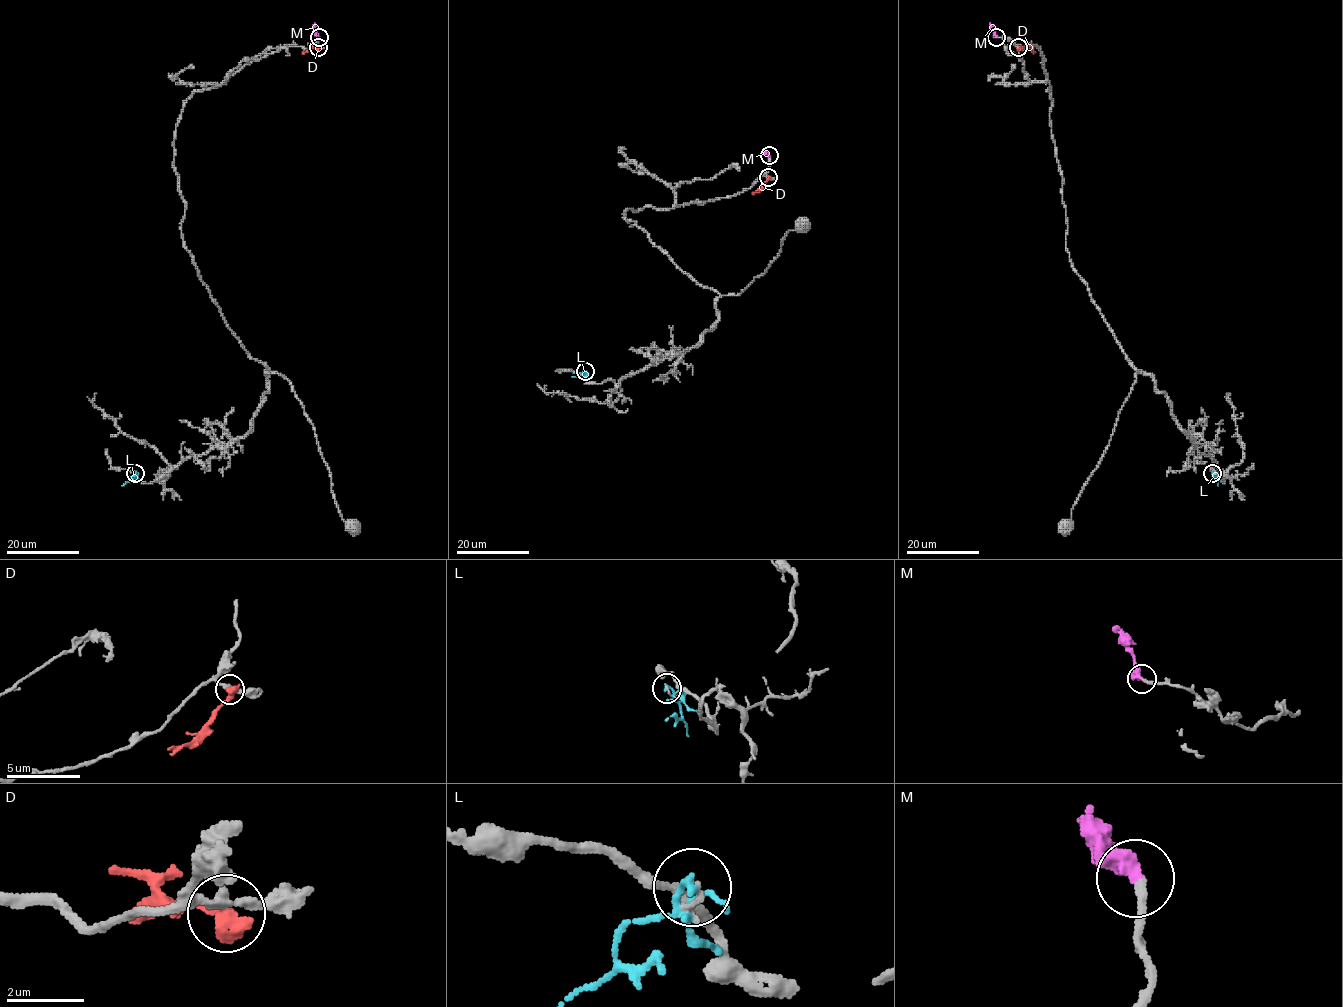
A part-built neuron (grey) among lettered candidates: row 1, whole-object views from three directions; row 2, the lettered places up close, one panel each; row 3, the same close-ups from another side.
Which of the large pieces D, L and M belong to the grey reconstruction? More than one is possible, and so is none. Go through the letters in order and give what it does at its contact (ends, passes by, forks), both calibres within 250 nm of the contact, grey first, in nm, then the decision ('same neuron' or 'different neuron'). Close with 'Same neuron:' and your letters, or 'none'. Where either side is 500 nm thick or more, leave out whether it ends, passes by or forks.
D: it ends | 240/460 nm | different neuron
L: it ends | 140/190 nm | different neuron
M: it ends | 200/400 nm | same neuron
Same neuron: M

